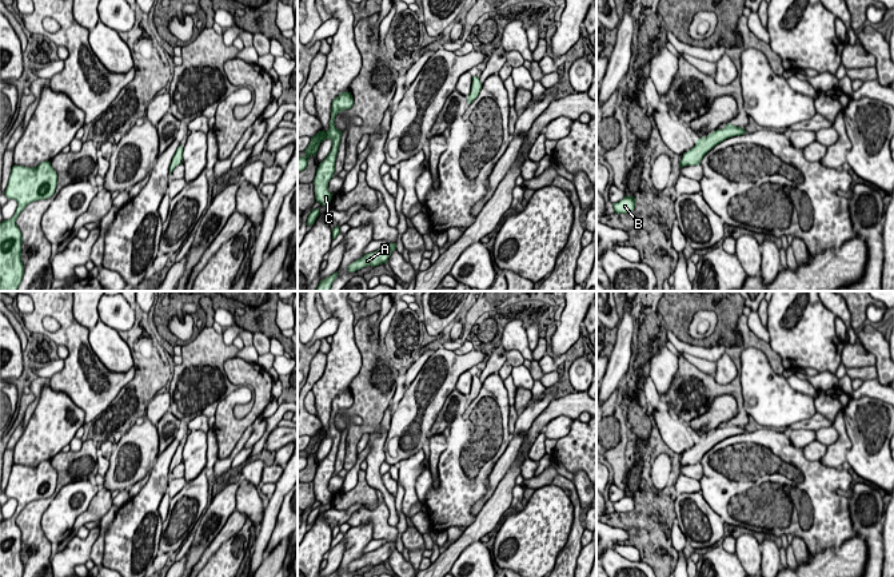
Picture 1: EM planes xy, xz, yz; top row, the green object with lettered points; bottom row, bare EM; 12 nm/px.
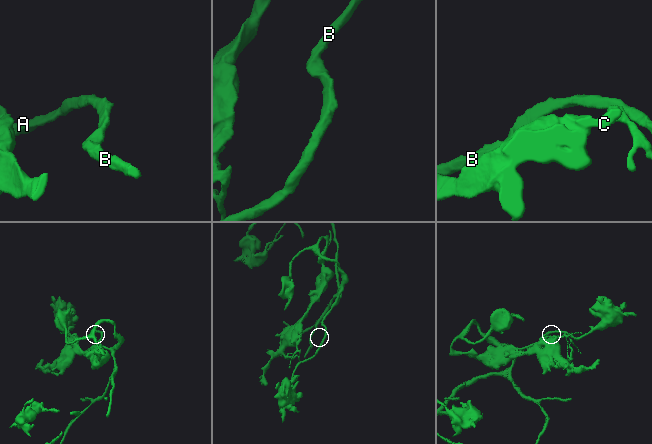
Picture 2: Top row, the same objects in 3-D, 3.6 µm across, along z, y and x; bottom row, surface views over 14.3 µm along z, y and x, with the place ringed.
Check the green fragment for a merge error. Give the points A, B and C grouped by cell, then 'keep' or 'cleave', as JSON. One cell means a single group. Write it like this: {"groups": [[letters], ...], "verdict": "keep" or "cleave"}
{"groups": [["A", "B", "C"]], "verdict": "keep"}

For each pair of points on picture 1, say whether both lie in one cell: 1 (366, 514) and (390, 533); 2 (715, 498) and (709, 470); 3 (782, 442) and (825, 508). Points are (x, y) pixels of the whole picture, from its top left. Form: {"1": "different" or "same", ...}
{"1": "same", "2": "same", "3": "same"}

